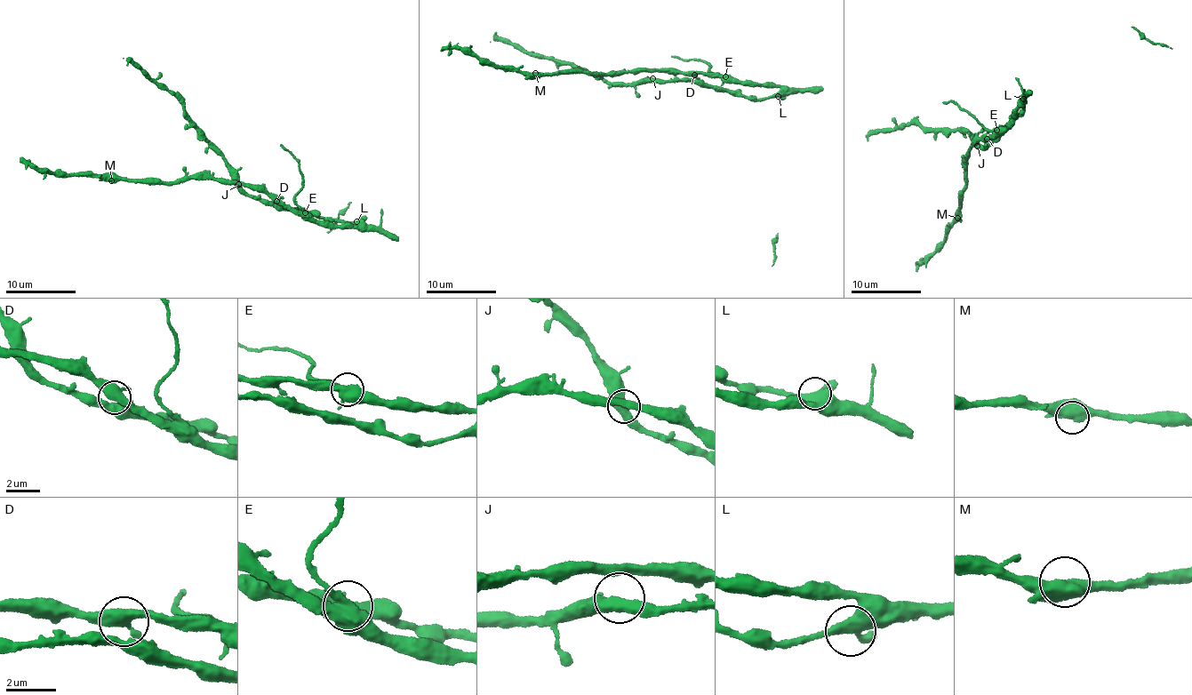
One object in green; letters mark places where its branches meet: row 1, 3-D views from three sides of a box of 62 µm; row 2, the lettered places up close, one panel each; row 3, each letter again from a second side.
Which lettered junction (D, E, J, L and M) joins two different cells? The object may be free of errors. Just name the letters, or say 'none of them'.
E

